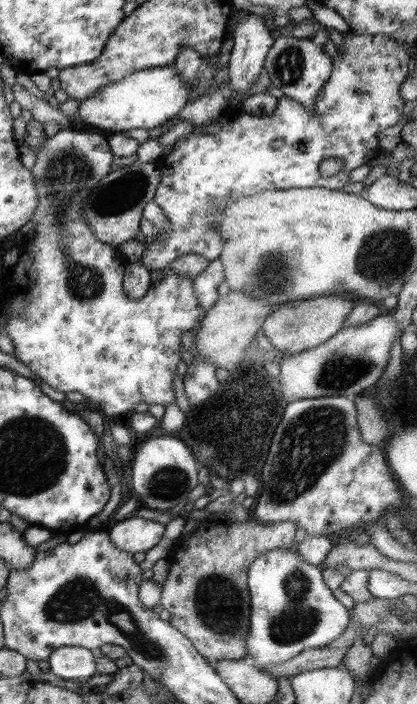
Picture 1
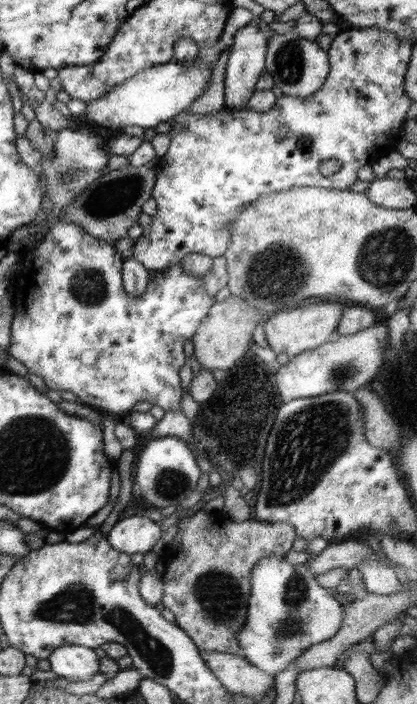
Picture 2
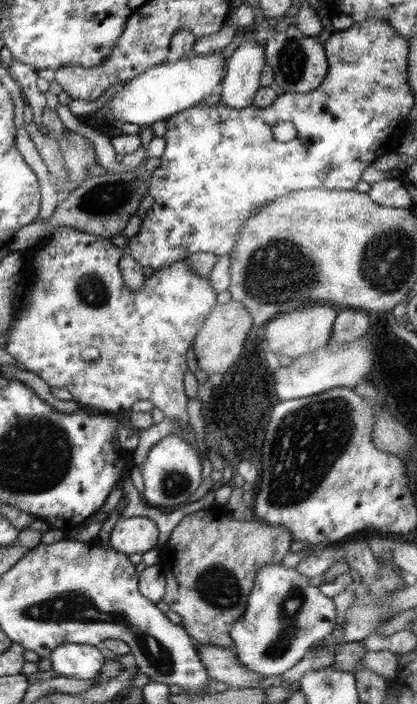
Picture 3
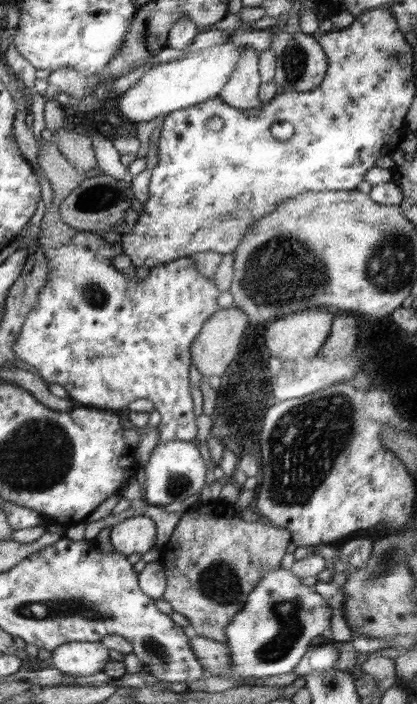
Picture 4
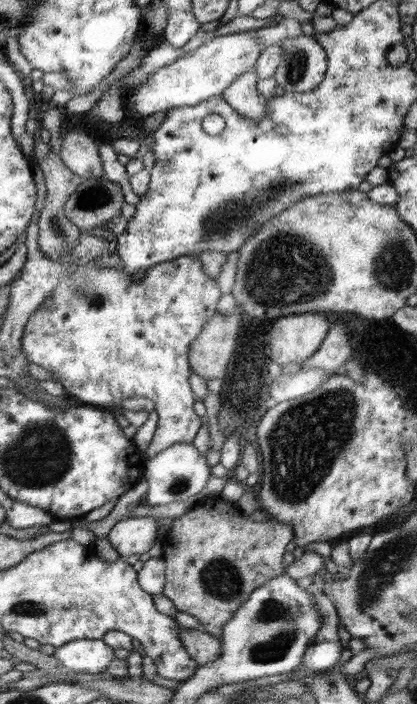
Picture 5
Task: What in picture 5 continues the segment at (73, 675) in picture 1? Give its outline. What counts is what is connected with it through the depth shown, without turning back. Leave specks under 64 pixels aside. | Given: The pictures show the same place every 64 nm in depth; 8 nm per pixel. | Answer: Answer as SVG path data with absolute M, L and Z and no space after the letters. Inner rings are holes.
M74 640L57 647L53 654L62 666L74 672L104 673L115 659L115 648L102 640Z

